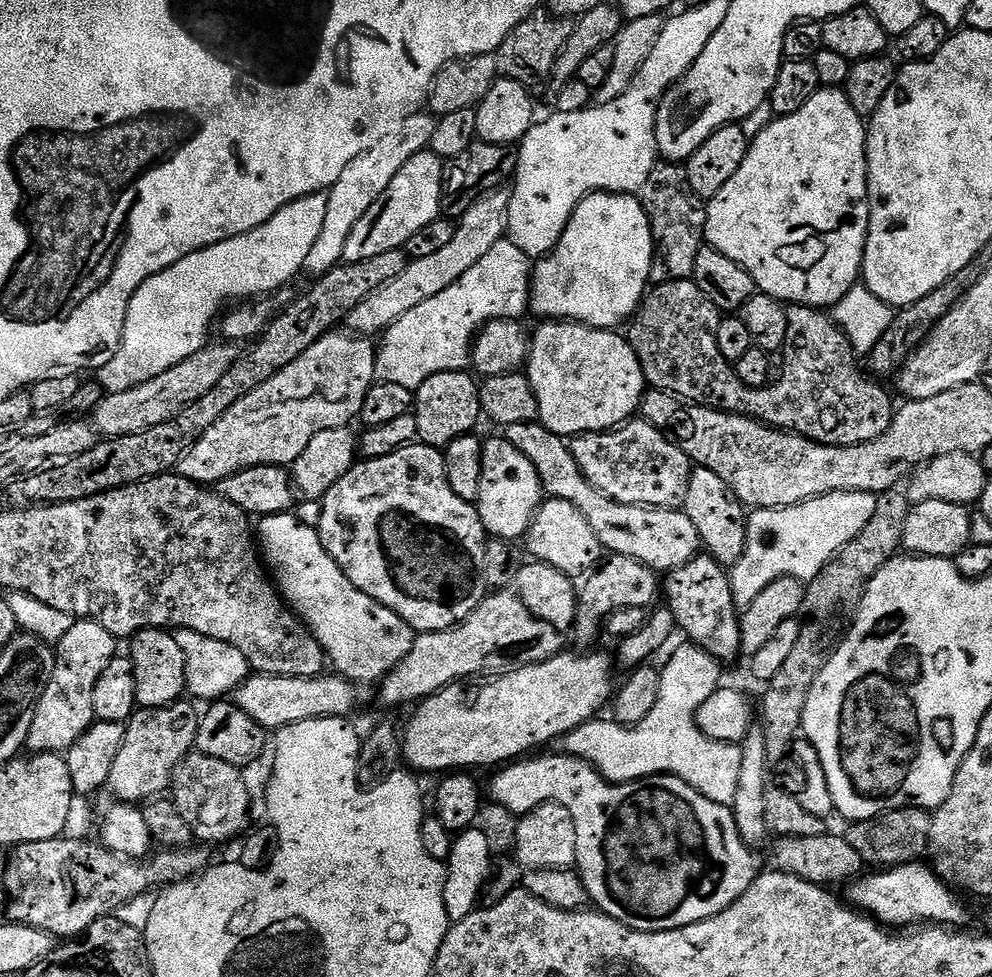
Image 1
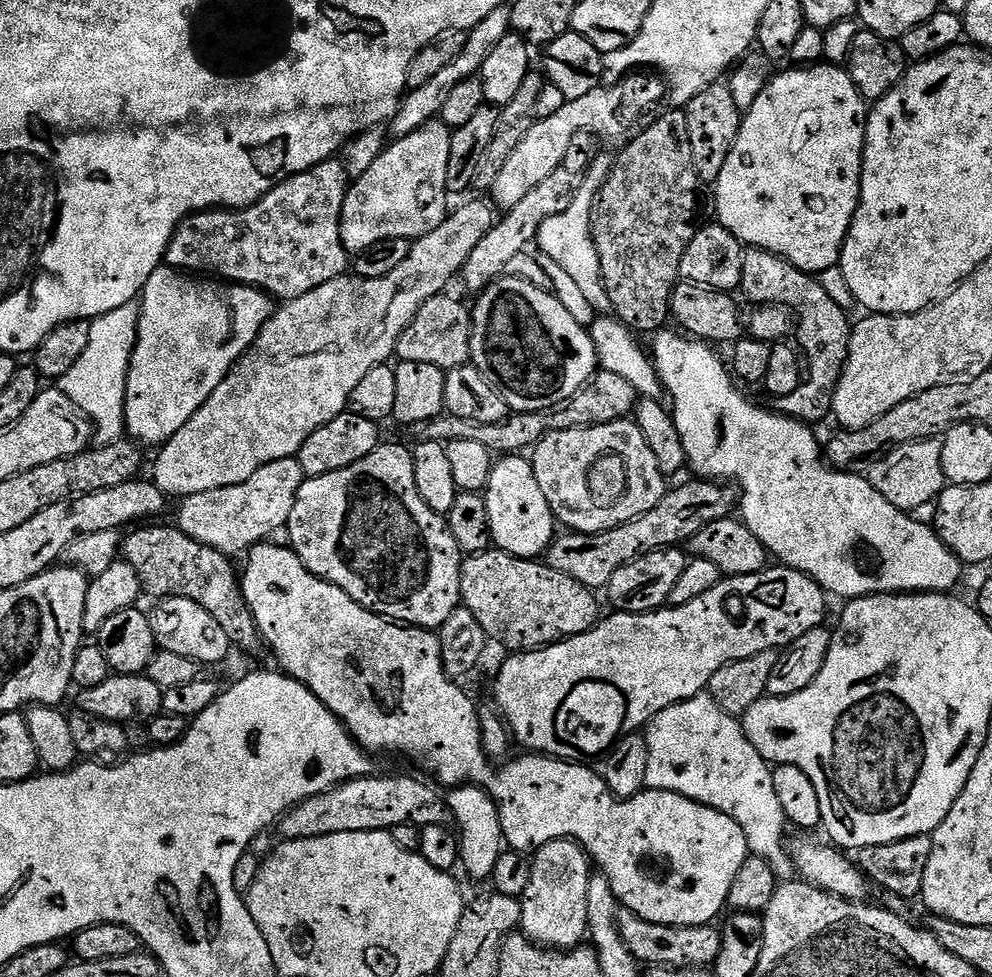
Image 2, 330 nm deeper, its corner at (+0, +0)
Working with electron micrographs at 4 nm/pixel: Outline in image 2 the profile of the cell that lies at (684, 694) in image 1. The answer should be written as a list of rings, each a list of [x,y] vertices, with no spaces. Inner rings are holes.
[[[701,694],[678,702],[662,710],[646,725],[646,739],[650,762],[646,766],[646,785],[657,792],[676,792],[699,804],[710,806],[738,822],[746,834],[748,851],[751,855],[766,858],[774,870],[777,881],[791,882],[797,879],[796,863],[792,860],[789,845],[784,844],[786,821],[778,793],[774,791],[773,765],[752,744],[752,738],[745,732],[744,725],[735,716],[722,708],[713,696]]]

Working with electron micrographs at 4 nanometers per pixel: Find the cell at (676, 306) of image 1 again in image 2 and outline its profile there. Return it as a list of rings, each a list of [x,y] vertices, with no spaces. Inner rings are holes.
[[[761,248],[744,249],[739,291],[744,292],[749,305],[777,304],[778,307],[791,311],[794,317],[794,337],[797,340],[795,343],[806,365],[806,375],[800,381],[798,390],[794,390],[794,394],[775,397],[775,411],[782,416],[791,416],[793,420],[805,422],[820,420],[831,413],[832,399],[846,366],[848,343],[853,329],[850,320],[848,324],[843,306],[816,280],[819,279],[813,273],[798,270],[798,266],[783,256]]]

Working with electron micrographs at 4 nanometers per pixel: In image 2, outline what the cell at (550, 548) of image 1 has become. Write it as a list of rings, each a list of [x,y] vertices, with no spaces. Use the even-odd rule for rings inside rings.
[[[501,455],[492,465],[483,498],[490,514],[493,545],[523,560],[534,560],[547,553],[558,535],[558,517],[546,500],[546,494],[542,494],[542,486],[538,486],[538,478],[527,455]]]

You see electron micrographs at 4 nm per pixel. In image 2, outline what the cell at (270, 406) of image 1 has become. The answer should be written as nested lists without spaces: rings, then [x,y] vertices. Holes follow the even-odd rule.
[[[487,199],[485,200],[472,200],[469,204],[462,205],[457,212],[456,209],[449,211],[448,217],[442,222],[442,226],[438,226],[438,230],[430,230],[430,234],[421,236],[419,240],[415,241],[406,262],[402,262],[402,266],[398,266],[398,270],[386,274],[386,278],[362,278],[355,274],[345,274],[338,277],[337,280],[331,280],[314,290],[310,290],[310,294],[302,294],[302,298],[287,301],[283,306],[280,306],[282,308],[277,307],[266,322],[266,326],[262,326],[260,337],[240,357],[238,363],[229,370],[227,378],[220,383],[218,390],[214,390],[214,394],[210,394],[210,398],[197,410],[194,418],[190,418],[190,422],[186,422],[186,426],[182,426],[182,430],[178,430],[178,434],[171,436],[157,451],[160,452],[156,456],[156,476],[154,475],[154,482],[157,486],[169,497],[183,498],[194,494],[202,494],[206,490],[238,486],[242,482],[246,482],[246,478],[258,474],[258,470],[262,470],[262,466],[266,466],[270,462],[293,459],[299,453],[302,442],[306,442],[306,438],[310,438],[310,434],[314,434],[314,430],[326,426],[326,422],[338,418],[338,414],[346,411],[351,405],[354,389],[358,386],[358,382],[362,382],[362,377],[370,370],[374,370],[374,366],[389,363],[396,356],[396,347],[406,330],[406,326],[410,326],[410,322],[418,314],[418,310],[422,310],[424,303],[430,298],[441,295],[447,289],[444,287],[455,276],[457,279],[461,275],[464,263],[470,258],[474,246],[478,246],[478,242],[482,242],[482,238],[486,238],[486,234],[498,220],[493,205]]]

